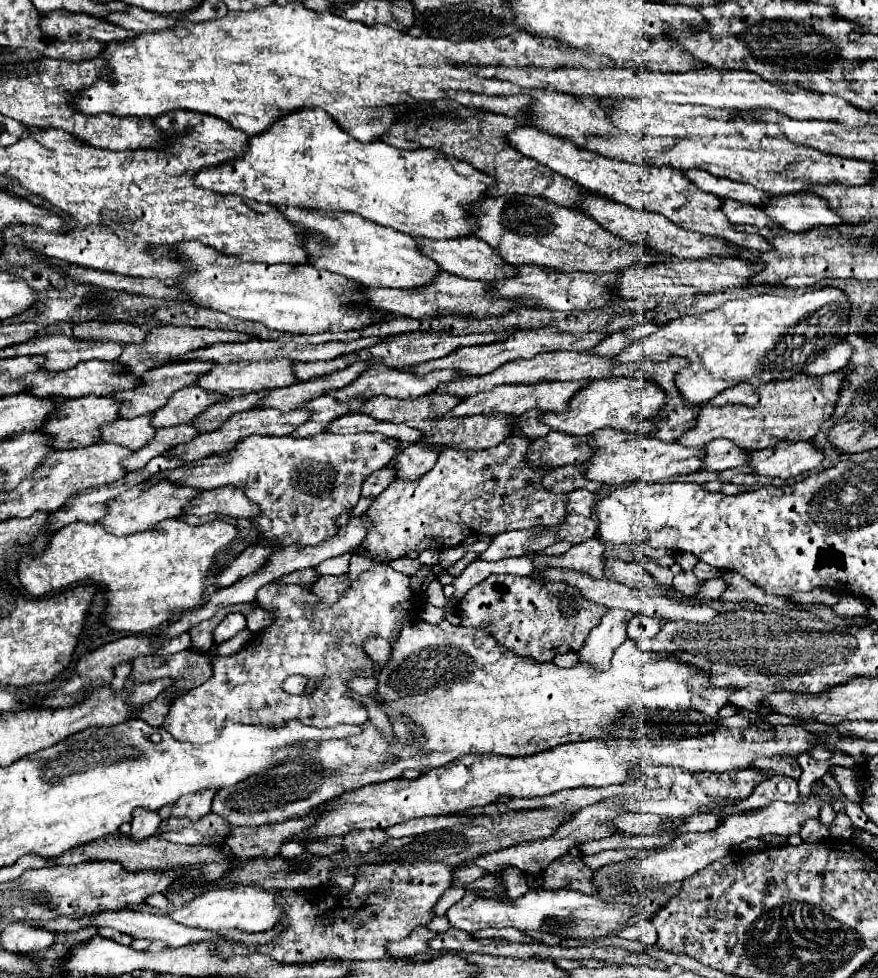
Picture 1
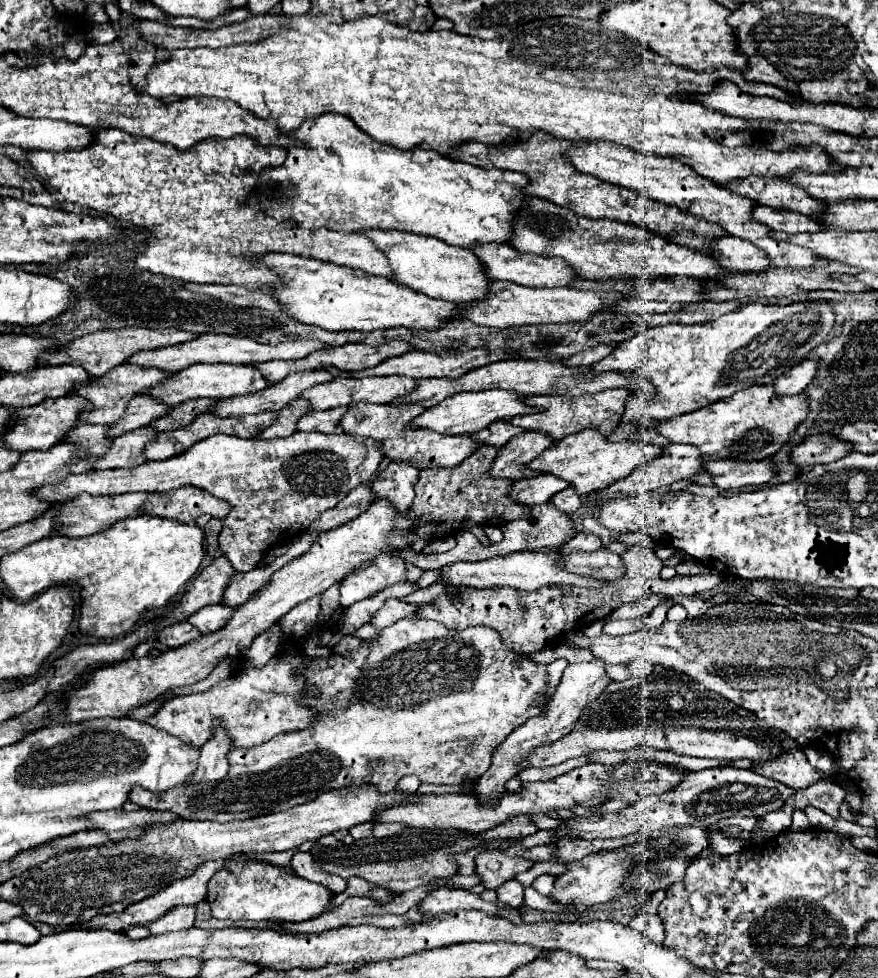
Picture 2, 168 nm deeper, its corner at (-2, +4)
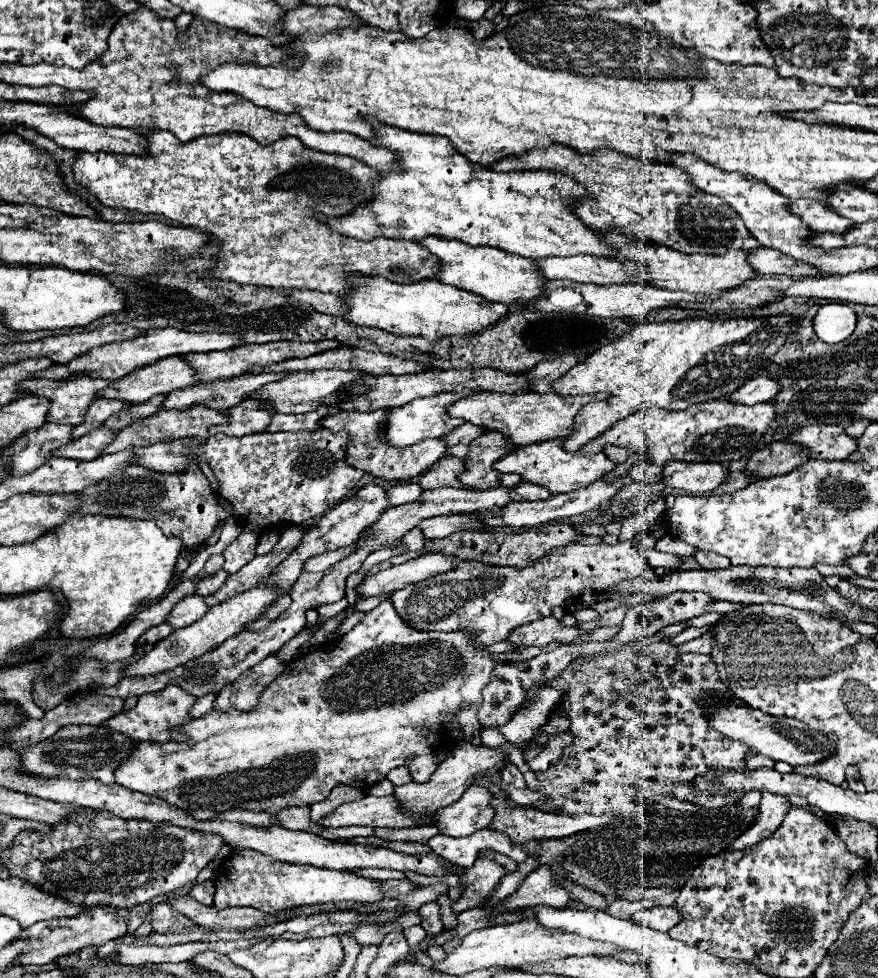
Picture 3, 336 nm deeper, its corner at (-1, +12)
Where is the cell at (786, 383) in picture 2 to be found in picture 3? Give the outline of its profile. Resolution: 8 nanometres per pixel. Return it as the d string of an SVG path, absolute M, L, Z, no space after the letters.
M756 376L736 392L728 394L728 400L742 404L758 404L758 402L770 402L776 396L776 392L780 392L780 382L772 380L770 376Z

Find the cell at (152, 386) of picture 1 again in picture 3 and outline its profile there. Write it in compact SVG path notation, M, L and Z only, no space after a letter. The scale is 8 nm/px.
M76 374L64 380L44 380L44 378L30 378L20 384L20 388L36 394L46 396L50 400L48 420L58 424L82 424L88 406L96 400L98 392L106 388L112 380L96 378L88 374Z

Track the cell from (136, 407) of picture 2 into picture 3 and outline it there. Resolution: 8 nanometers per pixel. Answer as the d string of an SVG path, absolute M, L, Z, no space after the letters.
M98 398L96 404L92 404L88 408L88 414L84 418L84 422L80 426L74 428L74 438L80 438L88 432L92 432L94 428L98 428L100 424L104 424L110 416L114 416L116 412L122 412L124 408L128 408L128 402L122 400L108 400L108 398Z

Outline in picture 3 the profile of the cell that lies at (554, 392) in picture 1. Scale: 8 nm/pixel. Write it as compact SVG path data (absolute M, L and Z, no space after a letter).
M471 390L444 392L444 394L436 394L436 396L418 398L412 404L406 404L406 406L400 406L400 408L392 408L392 414L390 414L388 426L386 426L386 436L388 436L390 444L404 448L404 446L412 446L412 444L426 440L426 438L440 438L446 432L454 430L456 426L462 424L462 420L448 416L448 406L471 395Z

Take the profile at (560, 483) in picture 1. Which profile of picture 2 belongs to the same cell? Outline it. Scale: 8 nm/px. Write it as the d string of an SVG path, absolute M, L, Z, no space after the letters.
M539 474L533 478L525 478L525 480L517 480L513 484L513 488L509 490L509 498L515 504L521 506L537 506L537 504L545 504L551 500L553 494L565 490L569 484L565 484L561 478L551 476L551 474Z

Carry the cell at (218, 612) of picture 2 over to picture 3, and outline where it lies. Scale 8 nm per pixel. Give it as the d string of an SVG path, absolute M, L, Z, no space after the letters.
M192 594L176 604L176 608L168 616L168 622L174 628L184 628L184 626L190 626L196 620L200 620L206 612L208 612L208 604L206 604L204 596Z

